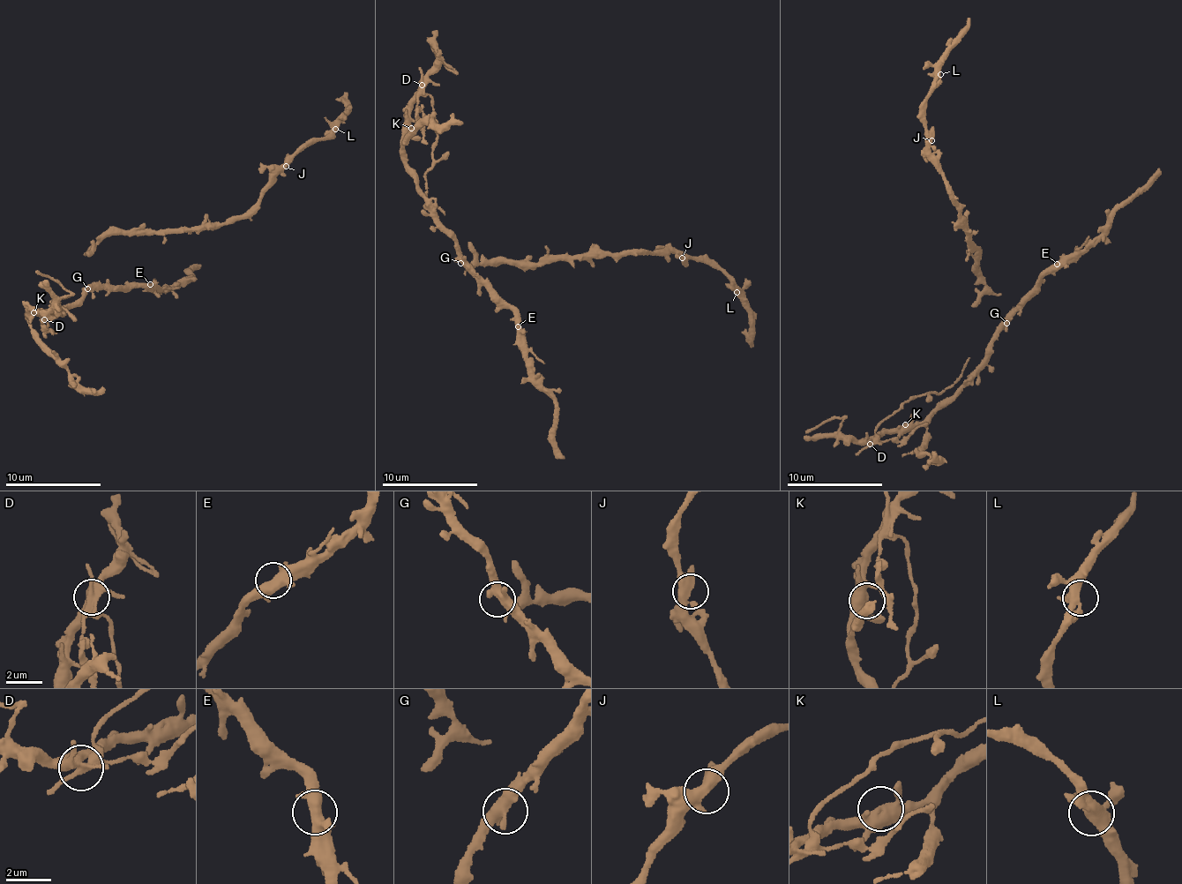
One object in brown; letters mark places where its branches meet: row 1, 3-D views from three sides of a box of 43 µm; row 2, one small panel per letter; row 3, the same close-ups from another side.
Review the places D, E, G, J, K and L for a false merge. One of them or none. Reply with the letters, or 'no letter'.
D

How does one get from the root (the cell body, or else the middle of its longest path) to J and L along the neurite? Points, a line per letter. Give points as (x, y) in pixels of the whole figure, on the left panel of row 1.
J: (93, 250), (93, 243), (108, 235), (232, 224), (248, 215), (278, 172), (286, 166)
L: (93, 250), (93, 243), (108, 235), (232, 224), (241, 220), (296, 154), (335, 129)

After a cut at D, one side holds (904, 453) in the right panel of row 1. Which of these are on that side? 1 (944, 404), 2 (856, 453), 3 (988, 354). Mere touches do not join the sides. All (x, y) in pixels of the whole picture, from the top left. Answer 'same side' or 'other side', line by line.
1: same side
2: other side
3: same side

